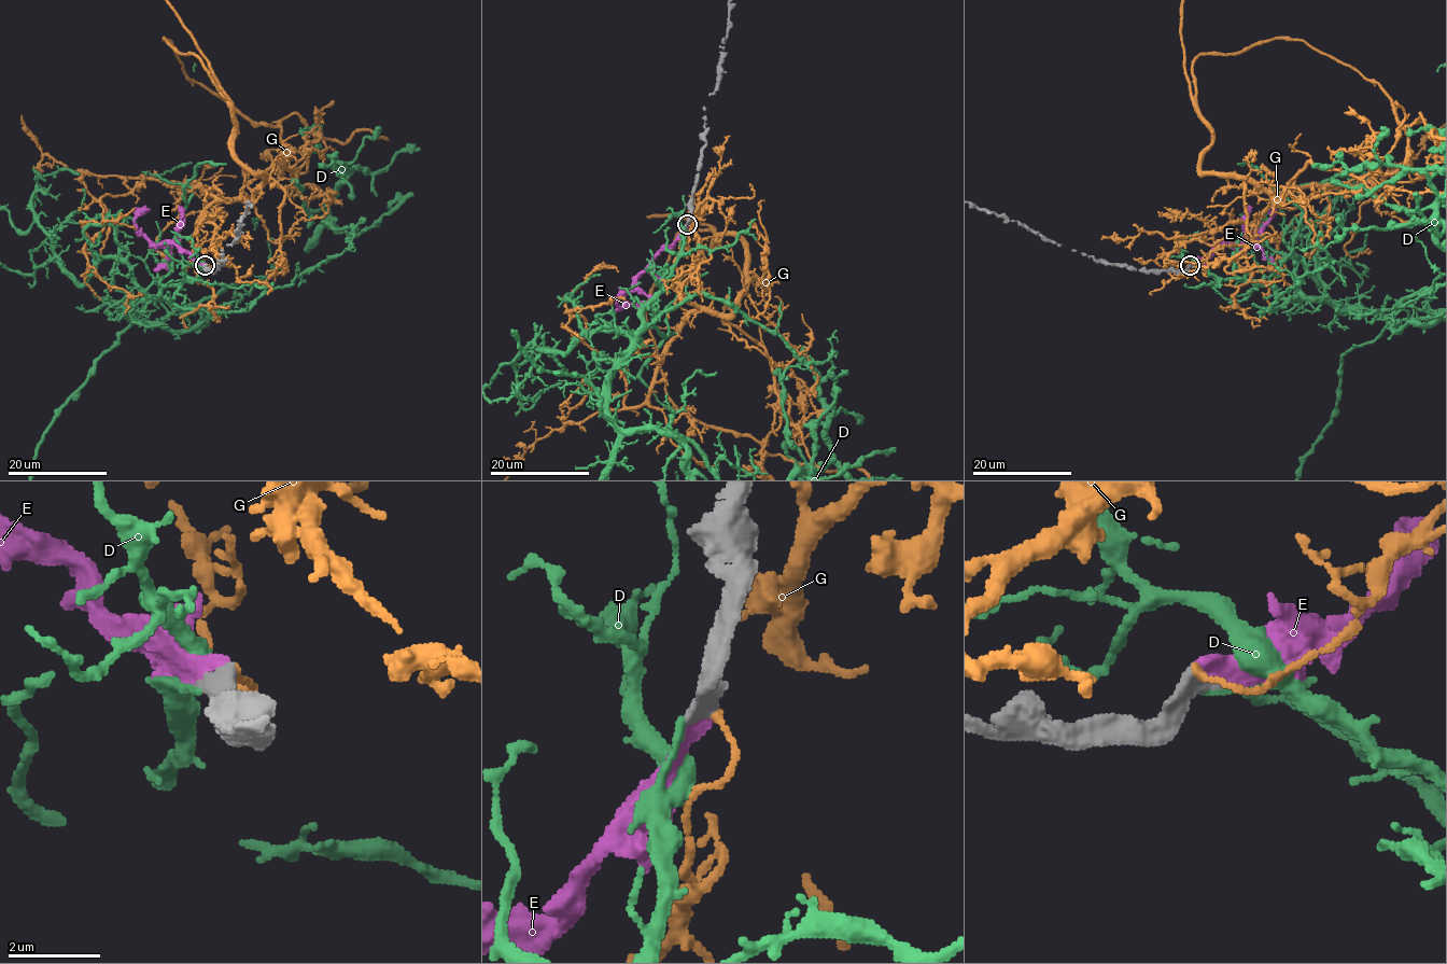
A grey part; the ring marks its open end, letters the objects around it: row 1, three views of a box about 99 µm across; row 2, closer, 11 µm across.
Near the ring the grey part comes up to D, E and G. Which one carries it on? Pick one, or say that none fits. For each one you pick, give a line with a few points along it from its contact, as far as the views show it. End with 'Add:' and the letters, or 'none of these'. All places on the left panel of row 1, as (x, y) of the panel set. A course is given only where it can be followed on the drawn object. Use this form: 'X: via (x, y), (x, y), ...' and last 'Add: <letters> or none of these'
E: via (205, 264), (171, 242), (153, 246), (135, 222), (150, 209)
Add: E

